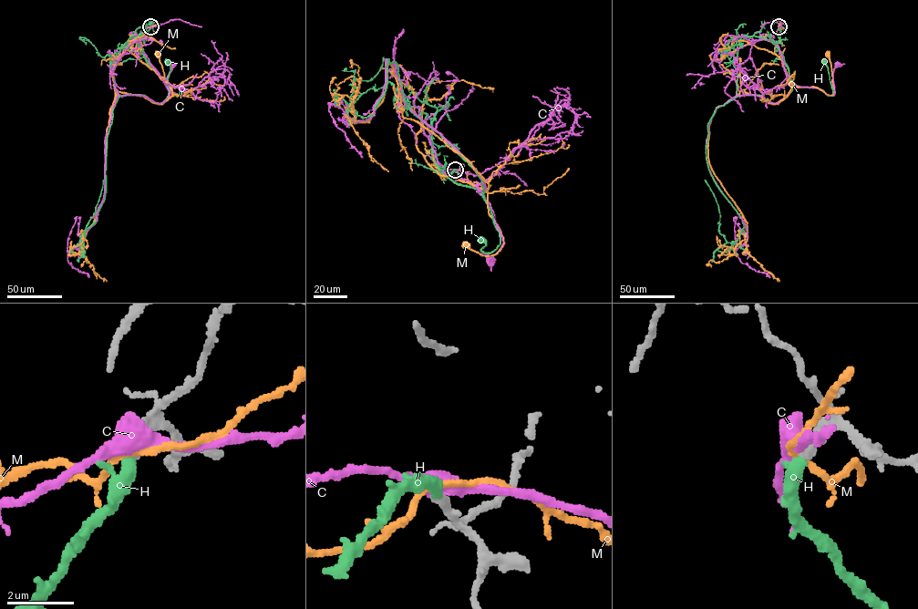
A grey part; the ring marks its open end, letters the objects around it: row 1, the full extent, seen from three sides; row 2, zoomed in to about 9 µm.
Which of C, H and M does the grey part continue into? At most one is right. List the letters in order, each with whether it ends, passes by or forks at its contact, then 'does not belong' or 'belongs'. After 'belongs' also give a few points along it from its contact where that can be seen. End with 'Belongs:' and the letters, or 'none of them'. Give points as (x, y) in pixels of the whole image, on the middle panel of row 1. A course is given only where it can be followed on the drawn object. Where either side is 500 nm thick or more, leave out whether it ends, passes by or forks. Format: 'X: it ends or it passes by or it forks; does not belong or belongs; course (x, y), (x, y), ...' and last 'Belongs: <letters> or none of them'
C: does not belong
H: it passes by; belongs; course (456, 170), (437, 166), (482, 195), (500, 243), (486, 252), (480, 239)
M: it passes by; does not belong
Belongs: H

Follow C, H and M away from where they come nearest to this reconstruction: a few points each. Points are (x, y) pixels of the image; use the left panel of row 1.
C: (150, 26), (139, 36), (141, 48), (164, 83), (179, 88), (180, 95), (173, 92), (166, 82), (173, 64)
H: (150, 26), (139, 46), (147, 63), (170, 86), (179, 88), (178, 96), (168, 87), (170, 66), (167, 62)
M: (150, 26), (144, 28), (134, 55), (171, 87), (180, 88), (181, 95), (177, 95), (167, 88), (158, 54)

